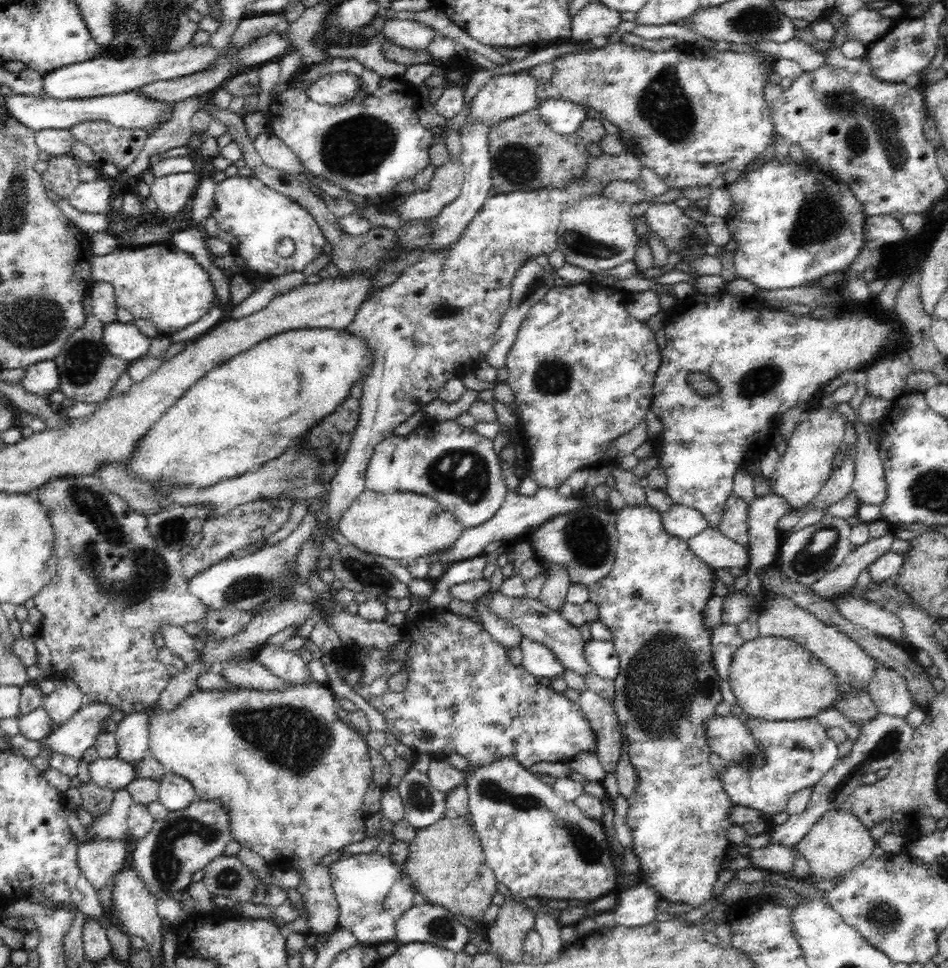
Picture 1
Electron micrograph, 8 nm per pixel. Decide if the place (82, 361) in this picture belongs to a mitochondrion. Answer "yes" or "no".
yes

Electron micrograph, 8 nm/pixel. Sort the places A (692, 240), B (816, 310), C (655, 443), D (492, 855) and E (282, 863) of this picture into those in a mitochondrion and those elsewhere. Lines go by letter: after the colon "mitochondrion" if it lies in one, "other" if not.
A: mitochondrion
B: other
C: other
D: other
E: other

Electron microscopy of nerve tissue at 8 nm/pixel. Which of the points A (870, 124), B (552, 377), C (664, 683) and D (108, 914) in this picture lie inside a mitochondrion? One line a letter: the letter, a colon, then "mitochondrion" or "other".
A: mitochondrion
B: mitochondrion
C: mitochondrion
D: other

